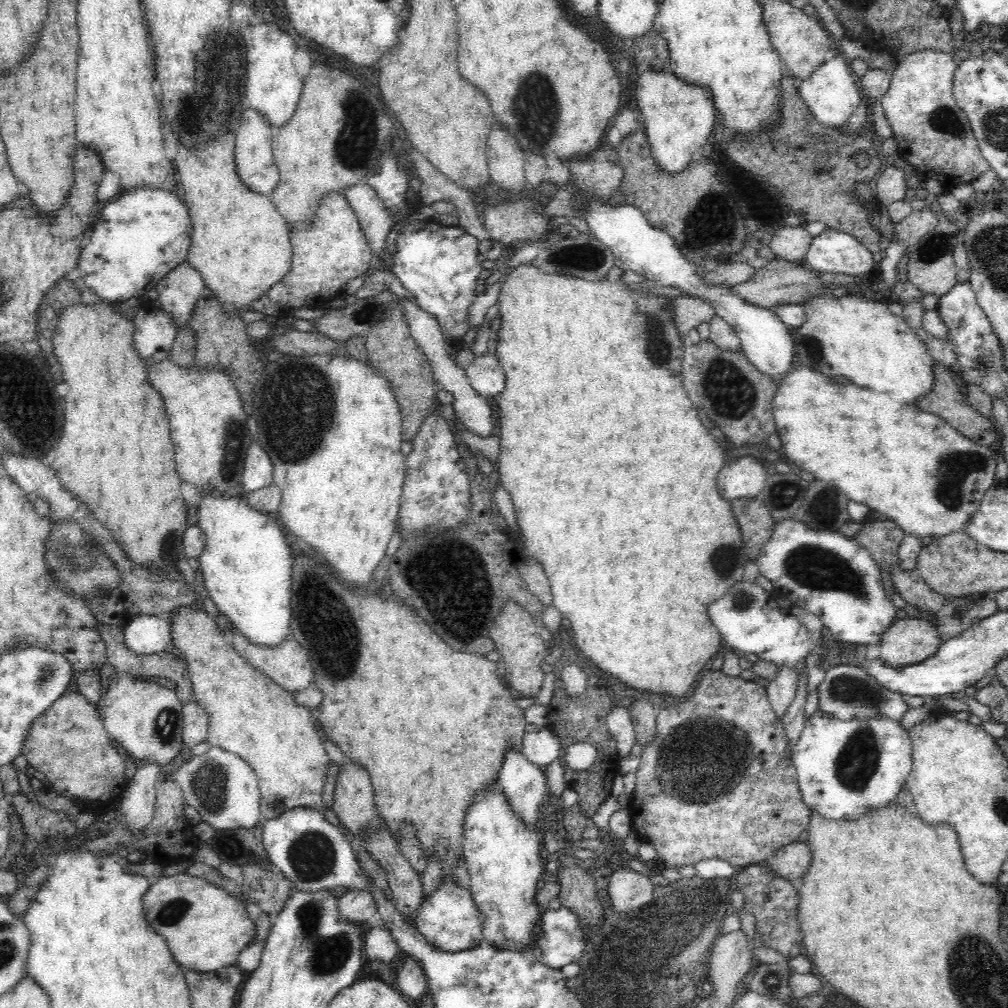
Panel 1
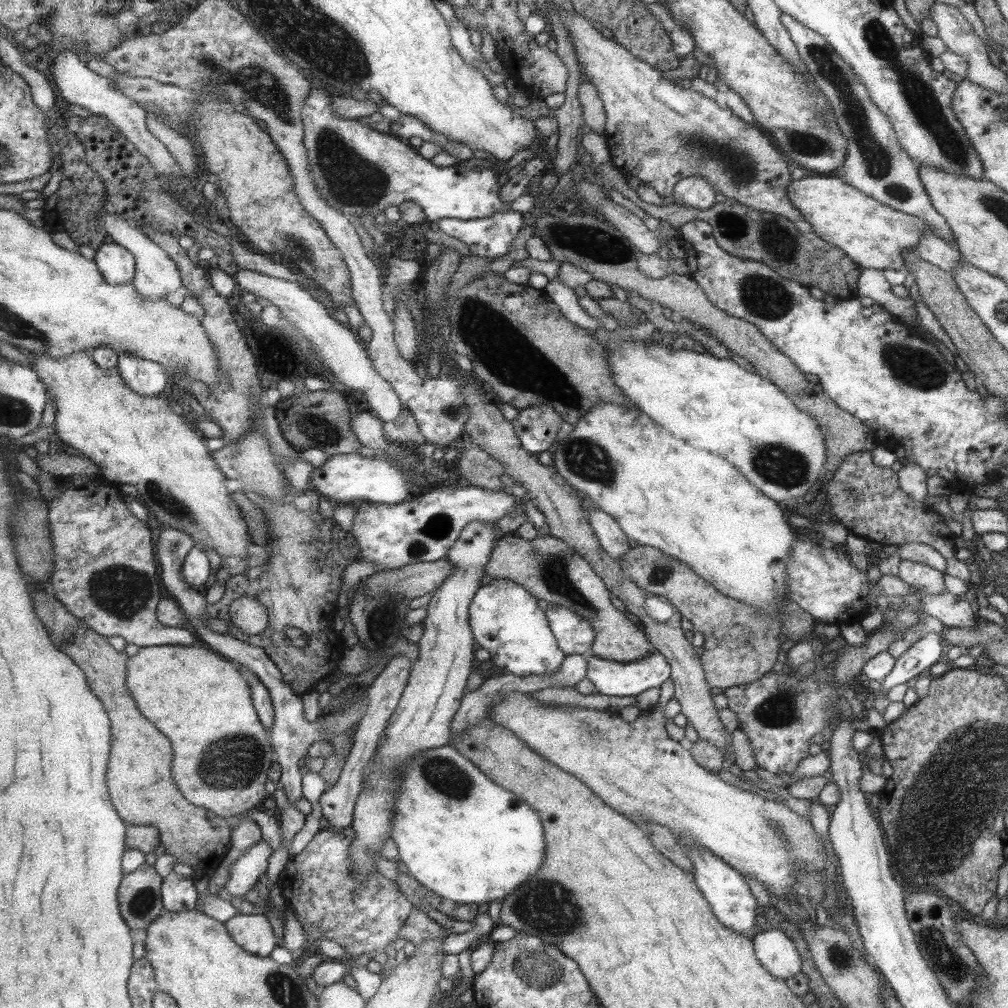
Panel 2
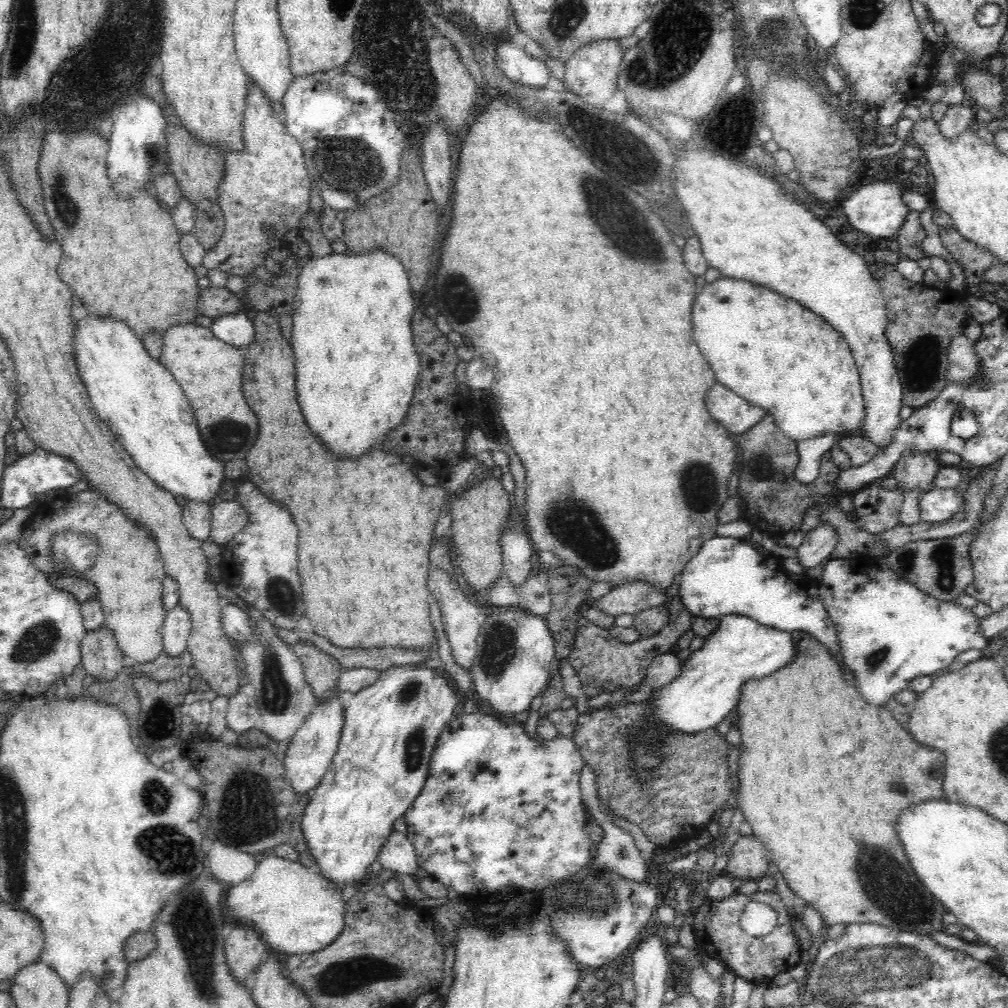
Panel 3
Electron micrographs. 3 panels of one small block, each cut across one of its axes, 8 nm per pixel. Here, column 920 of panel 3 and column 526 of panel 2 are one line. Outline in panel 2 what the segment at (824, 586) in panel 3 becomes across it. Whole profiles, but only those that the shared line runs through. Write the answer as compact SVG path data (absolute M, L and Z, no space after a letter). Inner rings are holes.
M501 578L500 580L486 580L480 590L476 592L473 602L469 607L470 624L477 638L480 648L485 648L490 652L491 660L496 666L508 673L516 676L538 676L551 675L557 671L557 668L565 660L566 654L562 652L557 643L557 637L554 636L549 627L549 619L544 611L538 608L534 596L532 596L522 585L516 584L513 580Z

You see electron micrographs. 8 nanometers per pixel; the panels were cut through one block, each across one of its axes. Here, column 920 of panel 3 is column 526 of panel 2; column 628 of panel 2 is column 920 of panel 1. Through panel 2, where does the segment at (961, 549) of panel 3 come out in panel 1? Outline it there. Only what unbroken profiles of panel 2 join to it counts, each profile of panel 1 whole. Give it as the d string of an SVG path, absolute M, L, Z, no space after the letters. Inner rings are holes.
M896 619L880 642L880 656L894 667L916 664L934 655L942 642L931 622Z

